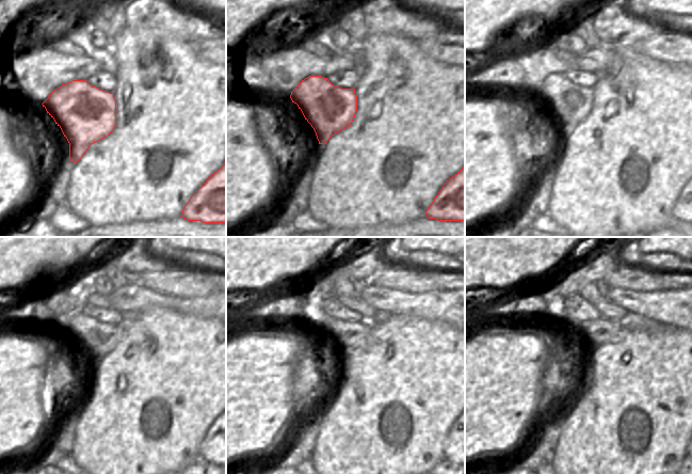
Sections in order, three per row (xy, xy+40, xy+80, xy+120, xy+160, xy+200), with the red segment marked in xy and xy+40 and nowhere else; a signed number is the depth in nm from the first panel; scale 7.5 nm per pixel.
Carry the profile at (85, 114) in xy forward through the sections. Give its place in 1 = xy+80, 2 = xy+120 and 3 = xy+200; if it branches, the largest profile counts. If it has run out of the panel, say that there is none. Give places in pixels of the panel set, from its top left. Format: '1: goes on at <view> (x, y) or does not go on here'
1: goes on at xy+80 (570, 104)
2: goes on at xy+120 (98, 338)
3: goes on at xy+200 (601, 331)

